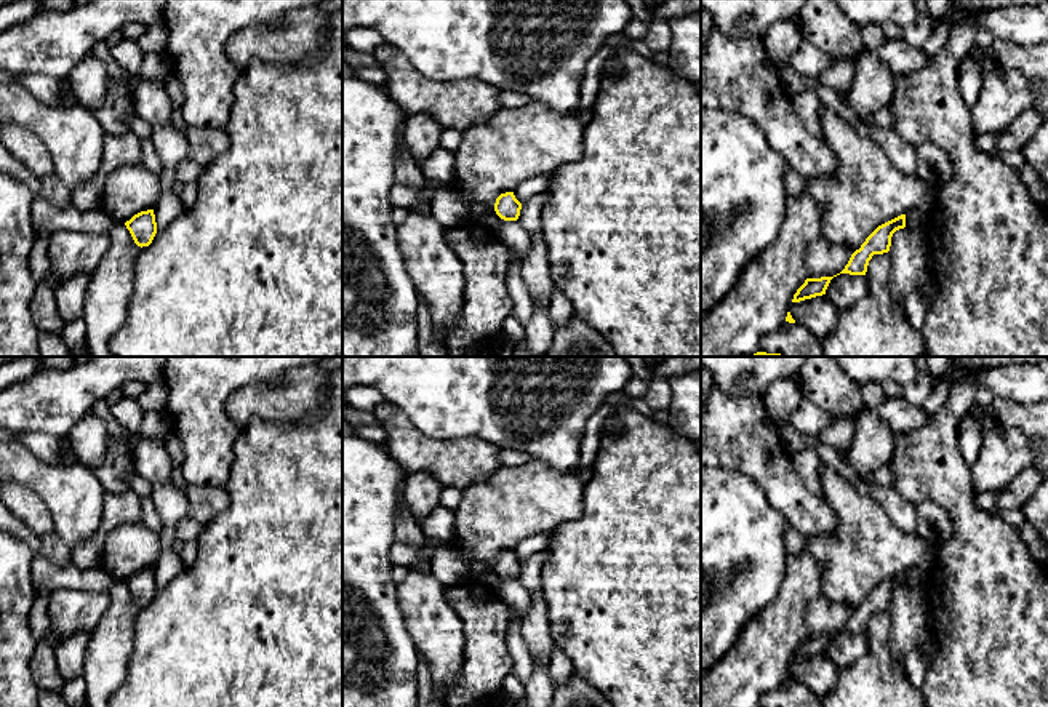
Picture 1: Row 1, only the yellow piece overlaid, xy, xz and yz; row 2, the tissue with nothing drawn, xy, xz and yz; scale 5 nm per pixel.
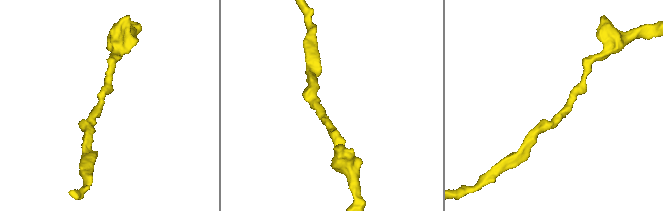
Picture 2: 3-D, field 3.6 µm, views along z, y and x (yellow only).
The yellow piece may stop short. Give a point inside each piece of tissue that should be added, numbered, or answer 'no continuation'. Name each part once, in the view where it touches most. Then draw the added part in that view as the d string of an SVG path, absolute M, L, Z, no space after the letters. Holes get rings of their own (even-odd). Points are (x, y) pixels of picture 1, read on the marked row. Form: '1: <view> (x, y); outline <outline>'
no continuation

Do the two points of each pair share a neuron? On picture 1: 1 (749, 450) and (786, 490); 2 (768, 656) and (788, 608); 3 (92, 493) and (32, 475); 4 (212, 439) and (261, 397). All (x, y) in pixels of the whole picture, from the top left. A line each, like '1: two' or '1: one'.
1: one
2: one
3: one
4: two

